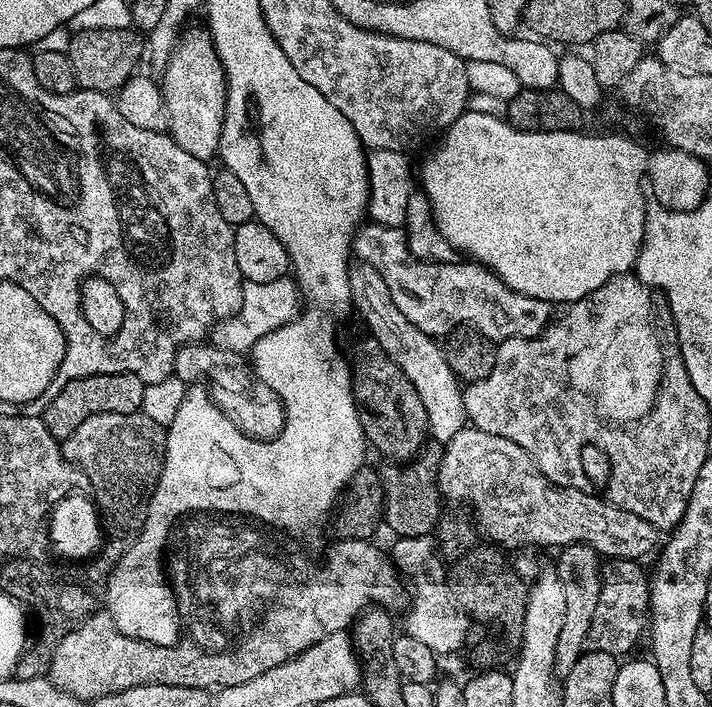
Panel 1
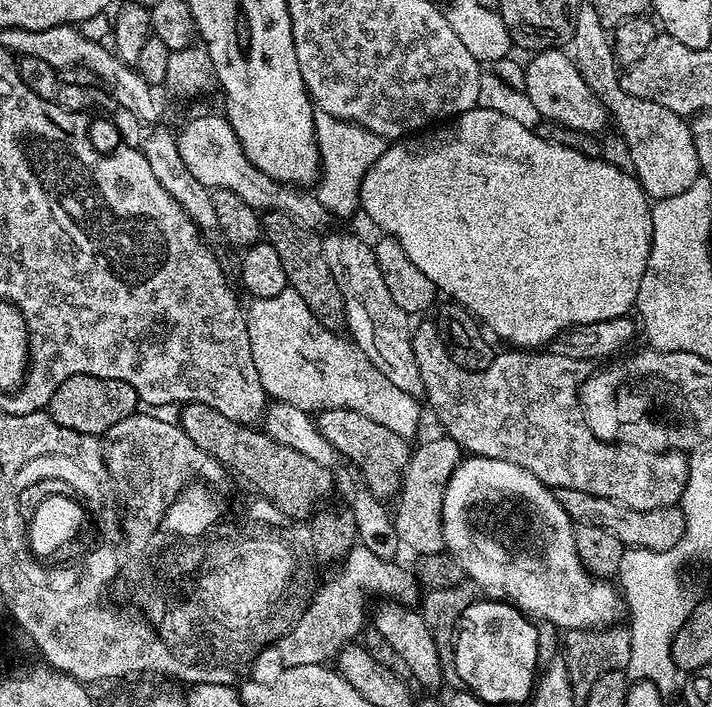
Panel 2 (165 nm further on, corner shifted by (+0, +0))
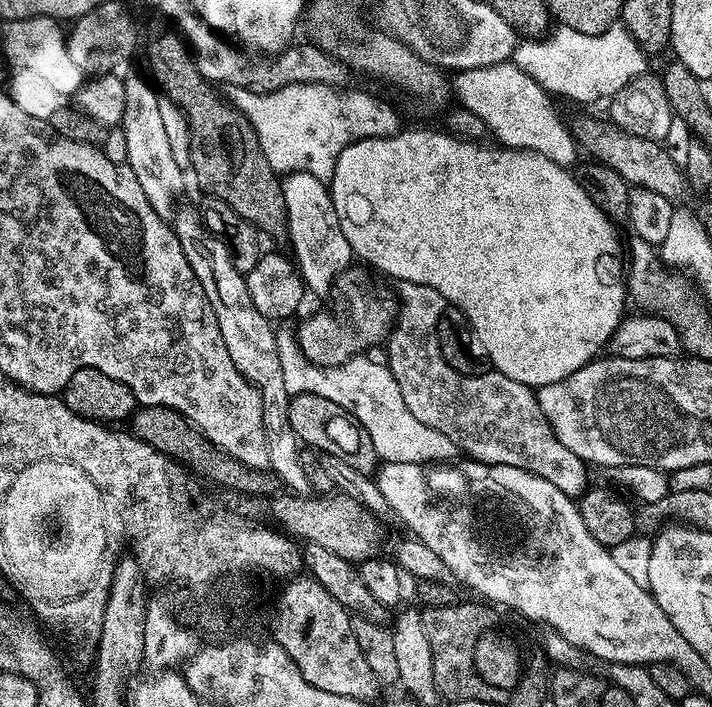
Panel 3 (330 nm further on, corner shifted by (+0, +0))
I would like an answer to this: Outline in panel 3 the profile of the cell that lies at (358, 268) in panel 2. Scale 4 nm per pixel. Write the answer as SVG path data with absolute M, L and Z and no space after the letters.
M289 172L283 177L282 183L288 215L287 239L292 242L291 255L300 269L307 291L328 292L336 275L346 271L348 263L354 260L352 247L350 242L346 242L346 234L342 234L342 226L334 210L329 185L309 172Z

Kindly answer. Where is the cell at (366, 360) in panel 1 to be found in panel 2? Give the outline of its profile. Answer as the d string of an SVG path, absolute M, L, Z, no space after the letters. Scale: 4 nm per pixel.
M267 211L262 216L262 236L267 244L274 246L274 251L282 261L282 270L286 270L289 289L296 292L298 298L302 298L306 302L306 306L310 306L314 318L318 318L318 322L322 322L322 326L327 328L343 329L346 324L346 302L342 298L342 290L338 290L338 282L334 282L334 273L331 272L330 262L326 258L323 239L315 231L295 223L286 214Z

